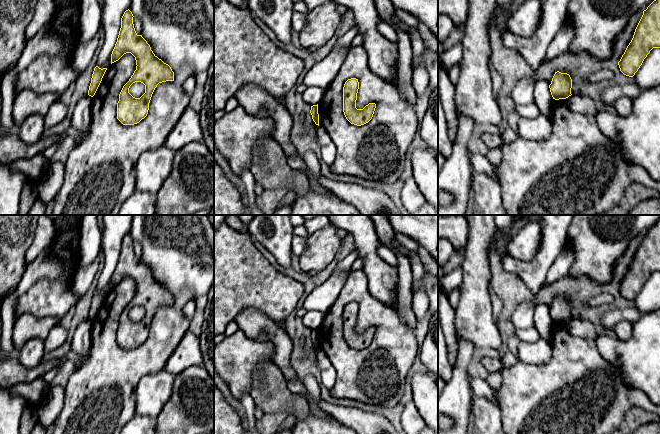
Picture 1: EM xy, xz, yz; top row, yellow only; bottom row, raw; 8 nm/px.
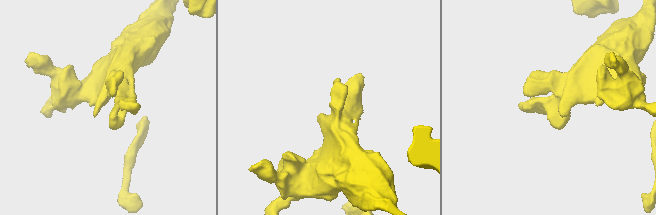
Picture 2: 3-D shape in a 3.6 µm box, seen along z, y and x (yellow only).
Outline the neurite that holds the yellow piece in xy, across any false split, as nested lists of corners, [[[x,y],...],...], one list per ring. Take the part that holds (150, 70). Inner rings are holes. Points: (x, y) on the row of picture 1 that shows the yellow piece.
[[[129,9],[124,12],[117,42],[111,54],[111,64],[118,61],[124,54],[131,53],[137,65],[119,94],[117,119],[123,125],[134,125],[144,119],[148,114],[149,103],[157,85],[174,81],[174,72],[171,67],[153,53],[142,35],[136,33],[133,17]],[[135,82],[145,85],[145,93],[140,98],[135,98],[129,93],[130,86]]]

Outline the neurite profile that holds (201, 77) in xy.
[[[201,71],[195,75],[197,87],[202,88],[207,81],[208,73],[207,71]]]

